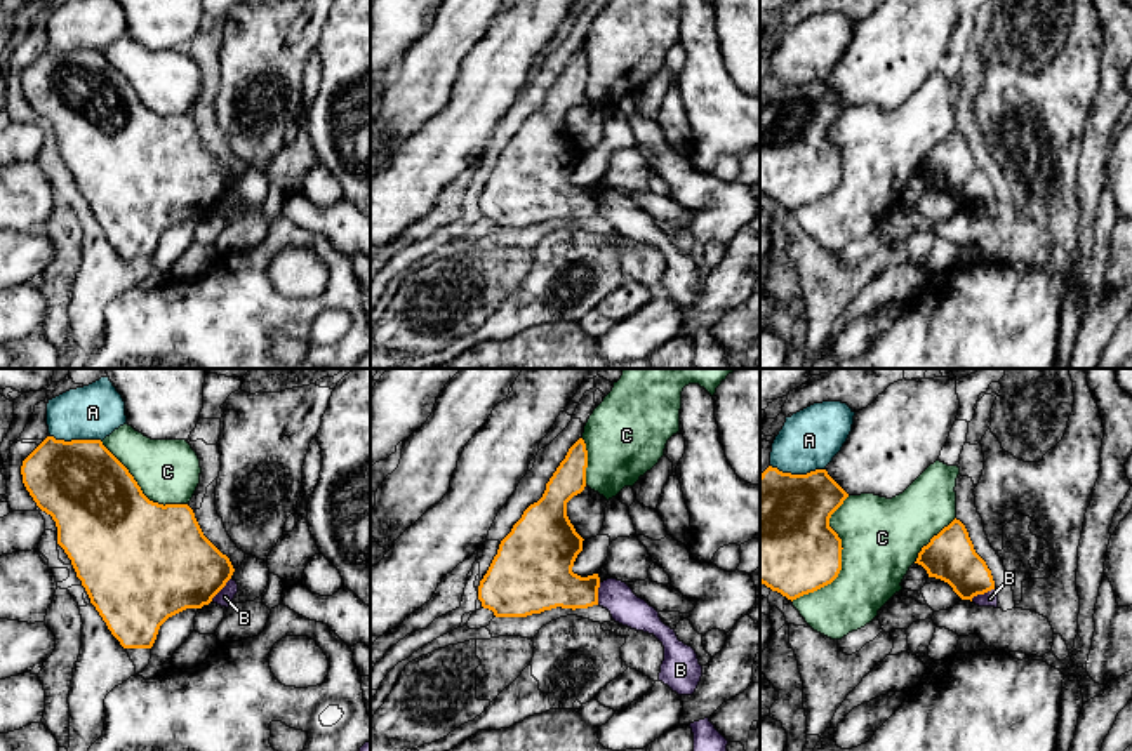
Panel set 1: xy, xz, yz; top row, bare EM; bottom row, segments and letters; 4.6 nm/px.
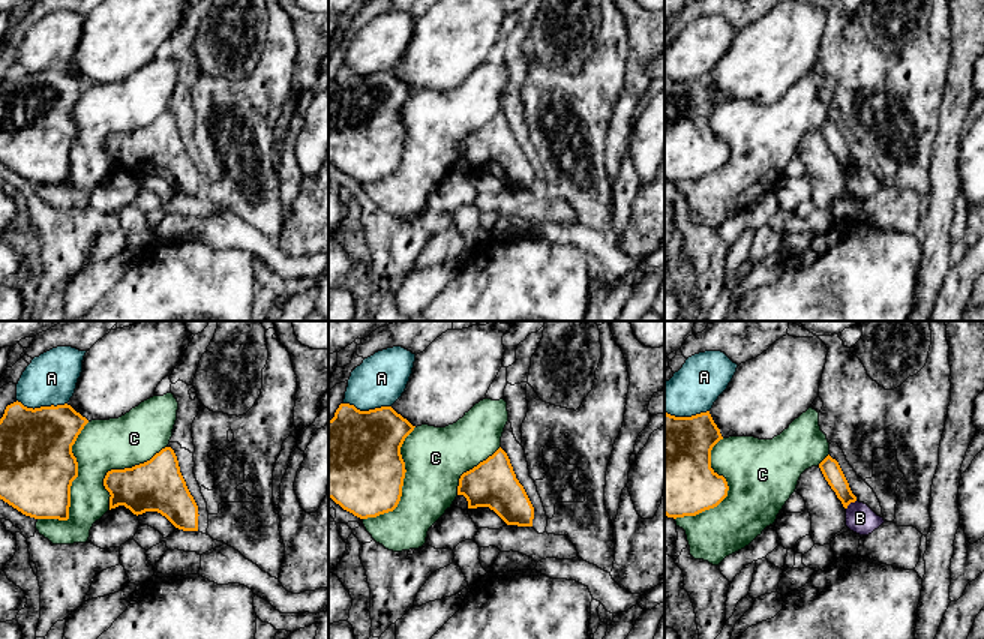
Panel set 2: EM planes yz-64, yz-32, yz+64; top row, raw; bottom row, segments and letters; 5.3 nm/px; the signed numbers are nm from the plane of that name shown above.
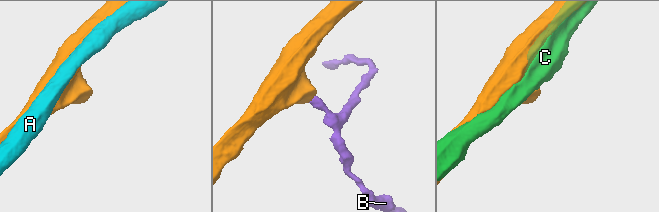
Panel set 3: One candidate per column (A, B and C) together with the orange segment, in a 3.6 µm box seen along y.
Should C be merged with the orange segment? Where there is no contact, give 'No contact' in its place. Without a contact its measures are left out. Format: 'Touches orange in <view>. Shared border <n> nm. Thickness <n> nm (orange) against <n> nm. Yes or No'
Touches orange in yz. Shared border 550 nm. Thickness 420 nm (orange) against 360 nm. No

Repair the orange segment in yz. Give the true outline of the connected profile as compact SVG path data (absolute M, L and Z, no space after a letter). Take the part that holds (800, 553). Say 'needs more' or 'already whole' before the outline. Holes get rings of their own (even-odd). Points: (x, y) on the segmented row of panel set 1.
already whole; M769 466L760 475L760 582L791 601L831 584L843 548L829 518L847 497L826 469L791 475Z

